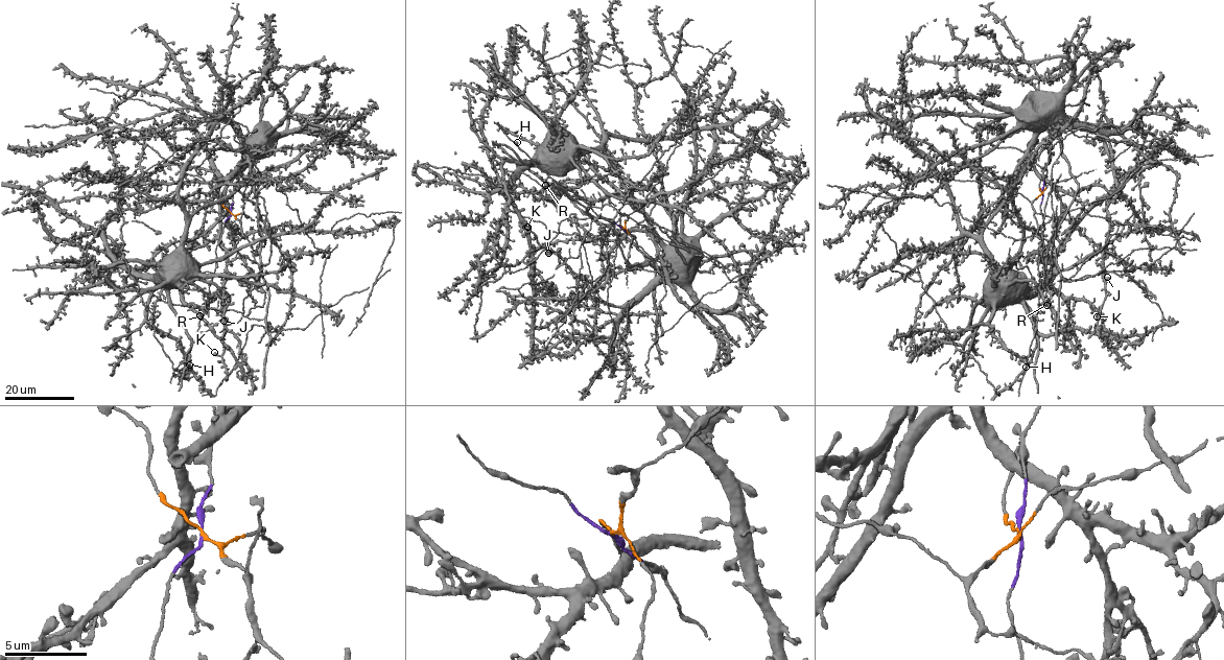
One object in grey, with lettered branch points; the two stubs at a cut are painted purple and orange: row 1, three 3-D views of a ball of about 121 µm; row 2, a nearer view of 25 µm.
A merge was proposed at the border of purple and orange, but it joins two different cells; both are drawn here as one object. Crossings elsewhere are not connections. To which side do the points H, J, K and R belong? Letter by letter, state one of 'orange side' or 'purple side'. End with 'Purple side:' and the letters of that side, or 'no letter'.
H: purple side
J: orange side
K: orange side
R: purple side
Purple side: H, R

